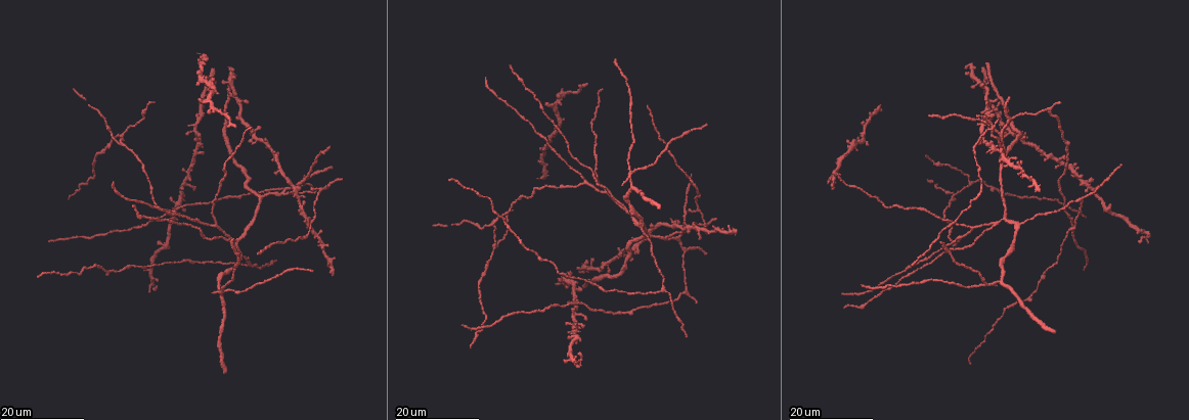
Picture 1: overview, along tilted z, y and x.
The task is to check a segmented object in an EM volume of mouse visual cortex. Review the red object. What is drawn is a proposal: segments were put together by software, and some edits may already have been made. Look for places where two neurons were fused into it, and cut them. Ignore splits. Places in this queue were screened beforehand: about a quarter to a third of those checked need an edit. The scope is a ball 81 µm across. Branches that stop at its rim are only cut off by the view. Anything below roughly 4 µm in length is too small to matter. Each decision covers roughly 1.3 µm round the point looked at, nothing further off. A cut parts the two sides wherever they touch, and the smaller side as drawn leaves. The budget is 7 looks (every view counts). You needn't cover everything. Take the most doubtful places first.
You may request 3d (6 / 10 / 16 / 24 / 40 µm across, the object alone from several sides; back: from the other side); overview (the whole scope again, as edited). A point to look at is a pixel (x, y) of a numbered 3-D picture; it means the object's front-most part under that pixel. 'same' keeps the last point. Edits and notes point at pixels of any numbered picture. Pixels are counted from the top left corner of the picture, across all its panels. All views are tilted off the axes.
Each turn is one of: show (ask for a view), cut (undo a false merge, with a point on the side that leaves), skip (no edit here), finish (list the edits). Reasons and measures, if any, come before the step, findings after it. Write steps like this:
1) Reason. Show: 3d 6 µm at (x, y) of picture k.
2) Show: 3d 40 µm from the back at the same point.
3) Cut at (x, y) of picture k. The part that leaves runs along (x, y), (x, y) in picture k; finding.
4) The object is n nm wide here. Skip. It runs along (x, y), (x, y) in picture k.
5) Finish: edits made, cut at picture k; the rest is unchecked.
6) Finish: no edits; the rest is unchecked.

Looks like a crossing. Show: 3d 16 µm at (991, 129) of picture 1.

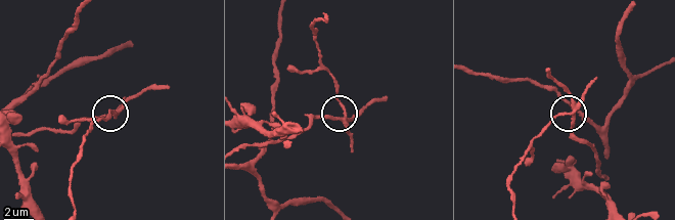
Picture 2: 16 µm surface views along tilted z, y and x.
Show: 3d 10 µm at (344, 112) of picture 2.

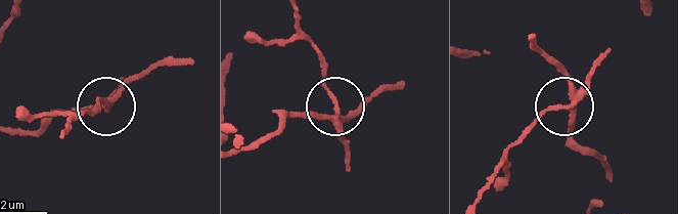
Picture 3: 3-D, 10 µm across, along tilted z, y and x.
4 arms meet here. Cut at (327, 88) of picture 3. The part that leaves runs along (573, 99), (549, 111), (515, 144), (476, 203) in picture 3; a second neuron is stuck on.

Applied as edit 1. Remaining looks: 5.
Show: overview.

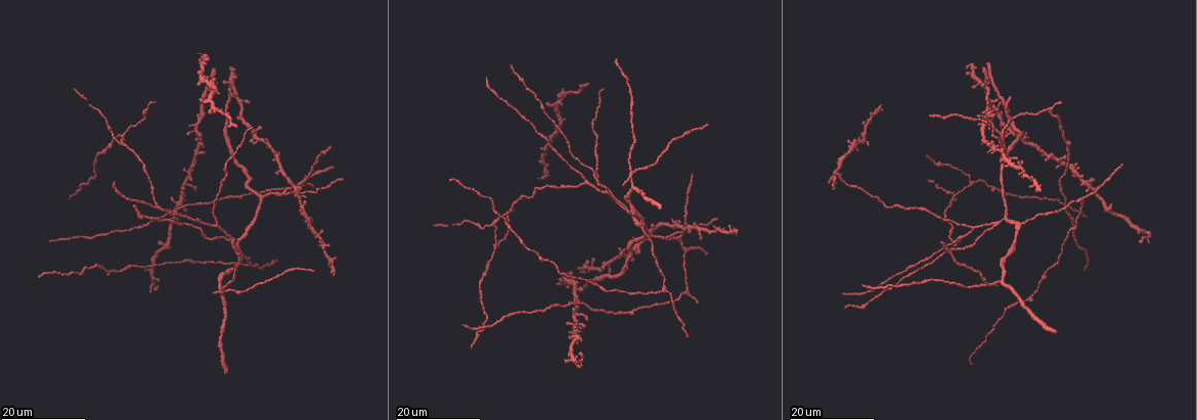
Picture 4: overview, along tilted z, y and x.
Three-way junction. Show: 3d 24 µm at (123, 144) of picture 4.

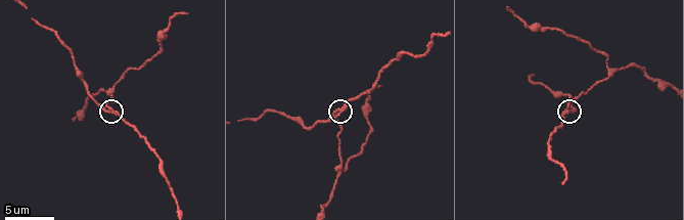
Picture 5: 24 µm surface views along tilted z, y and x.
Show: 3d 10 µm at (336, 114) of picture 5.

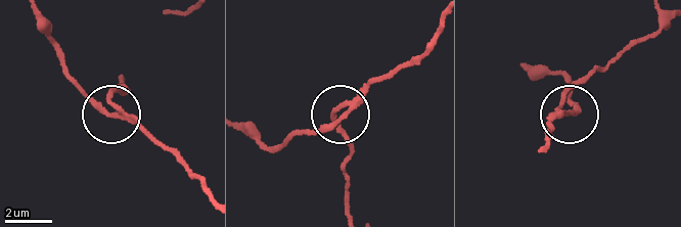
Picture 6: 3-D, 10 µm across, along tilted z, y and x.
Zoom in. Show: 3d 6 µm at (343, 111) of picture 6.

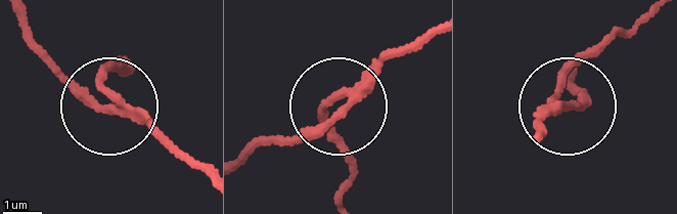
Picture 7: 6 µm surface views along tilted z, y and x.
Cut at (106, 78) of picture 7. The part that leaves runs along (544, 108), (578, 63), (659, 10) in picture 7; a second neuron is stuck on.

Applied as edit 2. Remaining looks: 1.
Finish: edits made, cut at picture 3, cut at picture 7; the rest is unchecked.

